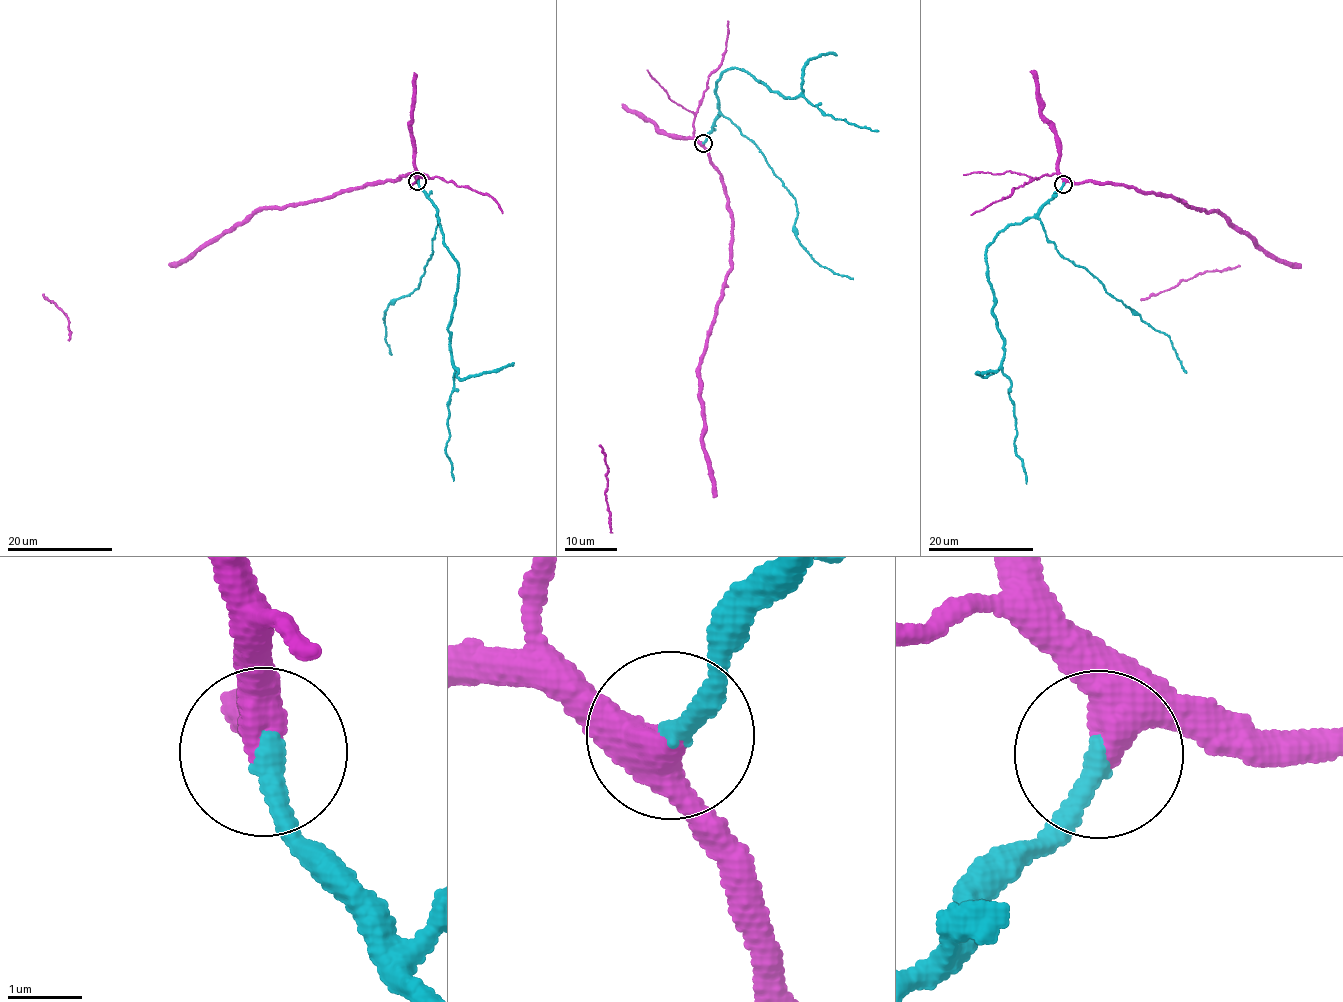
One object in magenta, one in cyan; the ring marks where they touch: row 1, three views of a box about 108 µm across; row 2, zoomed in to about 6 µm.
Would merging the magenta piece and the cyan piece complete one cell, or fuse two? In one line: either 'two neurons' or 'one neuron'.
one neuron

